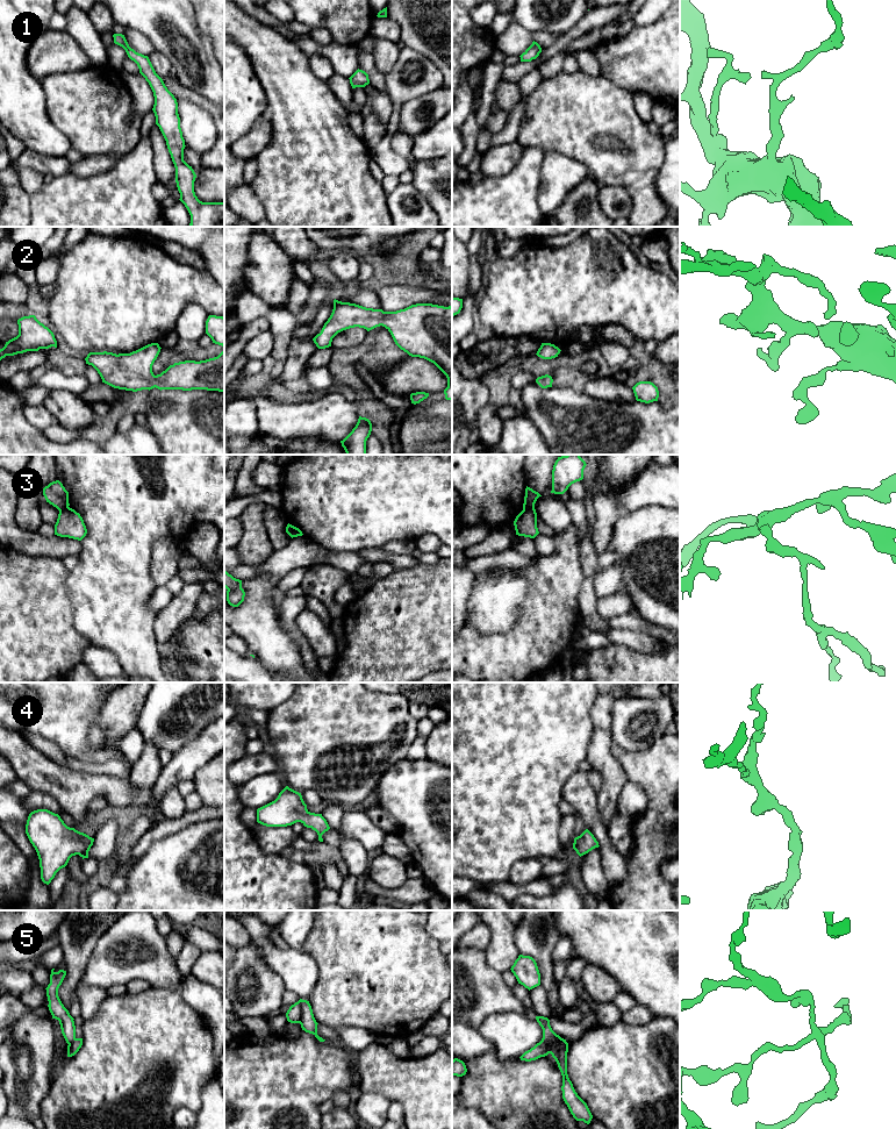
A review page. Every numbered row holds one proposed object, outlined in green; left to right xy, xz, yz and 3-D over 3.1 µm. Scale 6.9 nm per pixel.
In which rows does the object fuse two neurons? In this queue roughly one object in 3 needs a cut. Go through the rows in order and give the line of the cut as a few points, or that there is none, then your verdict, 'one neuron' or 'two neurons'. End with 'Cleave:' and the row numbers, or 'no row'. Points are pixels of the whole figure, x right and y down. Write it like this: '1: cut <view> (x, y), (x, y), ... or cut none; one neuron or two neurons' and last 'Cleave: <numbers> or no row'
1: cut none; one neuron
2: cut none; one neuron
3: cut yz (533, 507), (523, 509); two neurons
4: cut none; one neuron
5: cut xz (298, 1001), (300, 1005), (300, 1022); two neurons
Cleave: 3, 5

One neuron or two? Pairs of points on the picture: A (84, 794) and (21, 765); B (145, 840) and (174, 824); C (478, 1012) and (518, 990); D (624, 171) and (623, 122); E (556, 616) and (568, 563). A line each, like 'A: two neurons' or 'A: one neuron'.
A: one neuron
B: one neuron
C: two neurons
D: one neuron
E: one neuron

